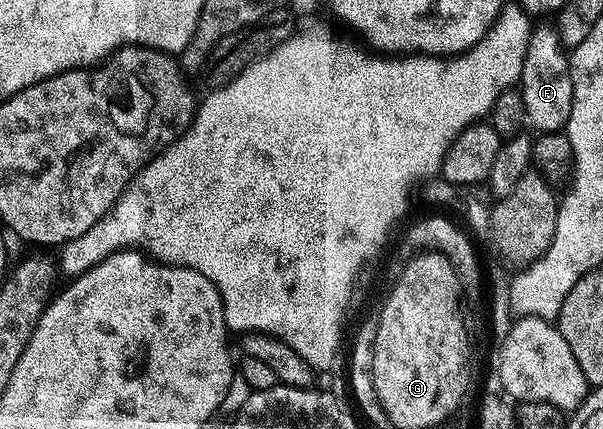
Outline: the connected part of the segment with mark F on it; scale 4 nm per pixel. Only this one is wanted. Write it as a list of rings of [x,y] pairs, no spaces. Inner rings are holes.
[[[536,25],[532,29],[517,86],[523,91],[527,121],[532,127],[536,126],[536,131],[559,132],[566,127],[573,108],[573,80],[568,51],[554,25]]]

